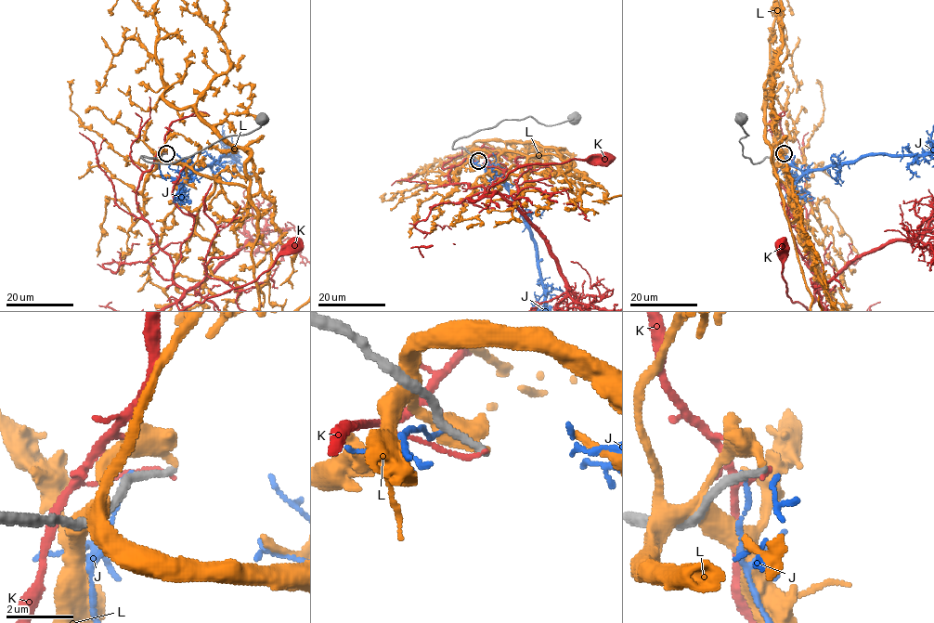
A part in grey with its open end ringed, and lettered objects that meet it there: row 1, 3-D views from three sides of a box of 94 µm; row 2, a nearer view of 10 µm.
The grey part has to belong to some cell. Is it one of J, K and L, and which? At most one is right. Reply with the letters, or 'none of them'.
none of them

